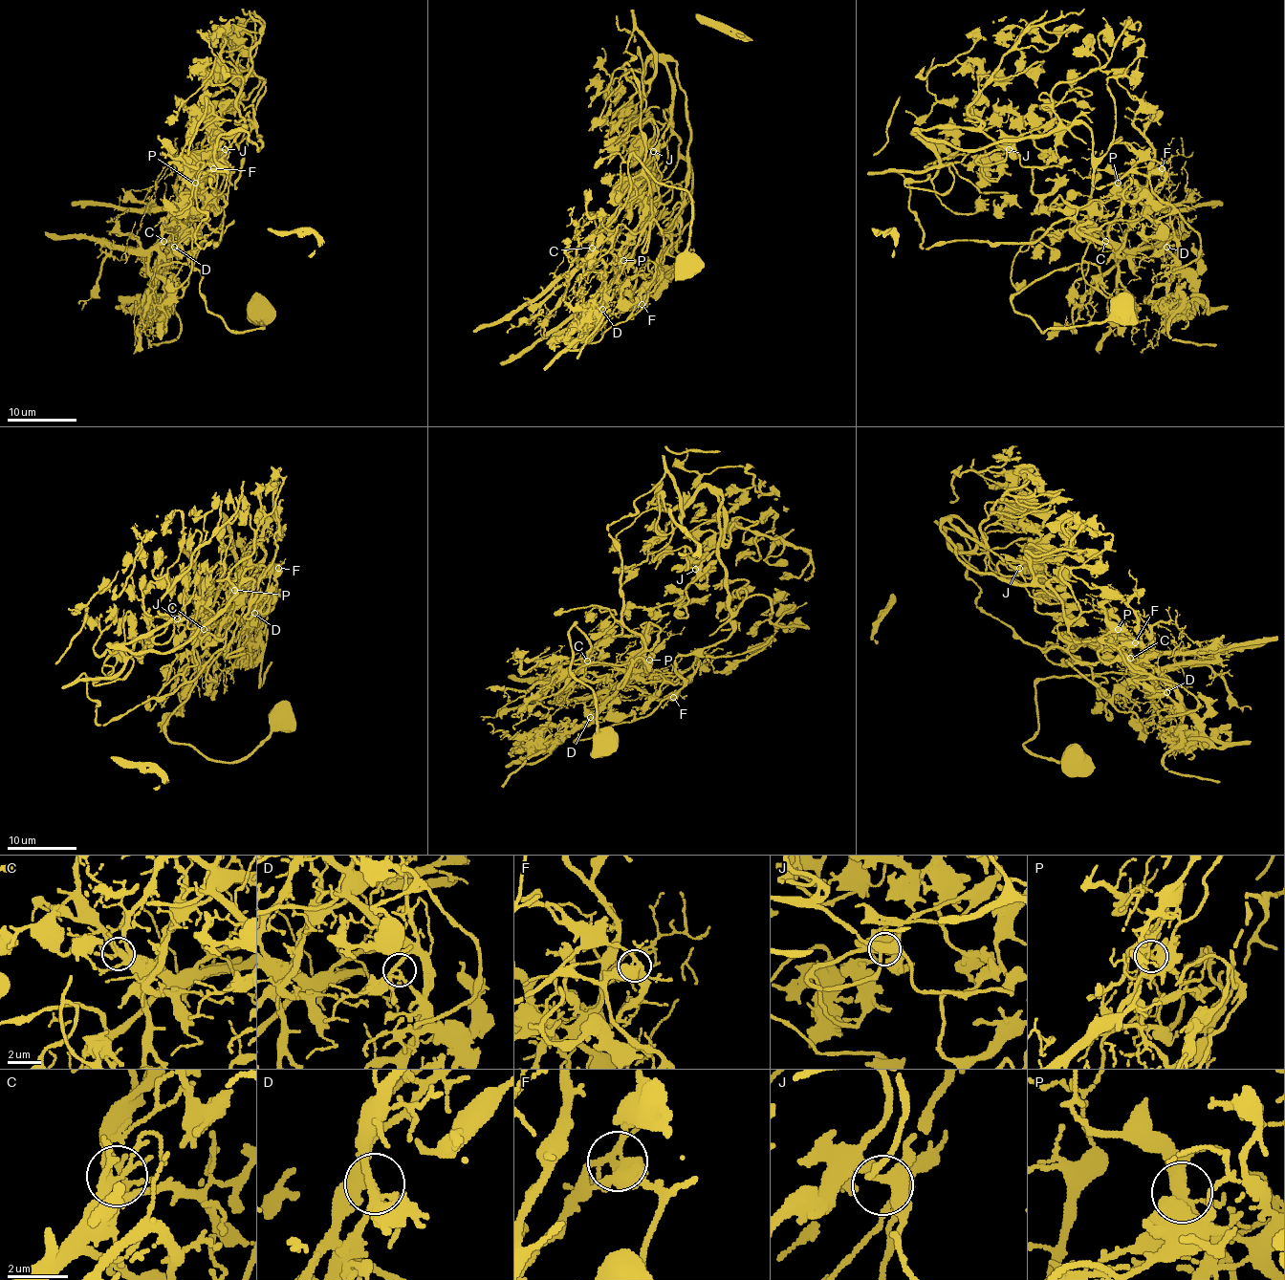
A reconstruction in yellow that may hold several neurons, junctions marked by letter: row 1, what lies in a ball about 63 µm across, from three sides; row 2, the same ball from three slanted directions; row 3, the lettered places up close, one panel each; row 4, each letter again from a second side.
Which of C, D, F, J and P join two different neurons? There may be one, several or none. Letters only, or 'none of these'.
D, F, P

